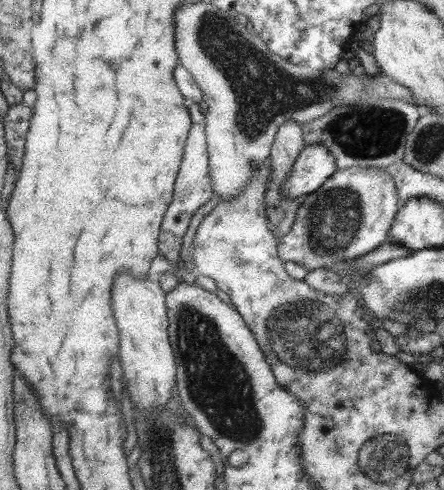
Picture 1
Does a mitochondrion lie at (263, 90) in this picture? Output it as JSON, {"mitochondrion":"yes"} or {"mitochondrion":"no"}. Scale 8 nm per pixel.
{"mitochondrion":"yes"}

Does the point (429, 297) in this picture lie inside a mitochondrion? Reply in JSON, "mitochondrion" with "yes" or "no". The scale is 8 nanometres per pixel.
{"mitochondrion":"yes"}

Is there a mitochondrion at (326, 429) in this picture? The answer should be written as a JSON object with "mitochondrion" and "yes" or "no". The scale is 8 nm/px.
{"mitochondrion":"no"}

